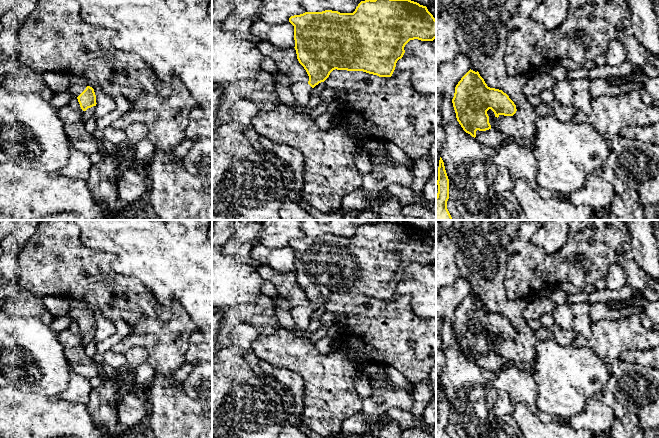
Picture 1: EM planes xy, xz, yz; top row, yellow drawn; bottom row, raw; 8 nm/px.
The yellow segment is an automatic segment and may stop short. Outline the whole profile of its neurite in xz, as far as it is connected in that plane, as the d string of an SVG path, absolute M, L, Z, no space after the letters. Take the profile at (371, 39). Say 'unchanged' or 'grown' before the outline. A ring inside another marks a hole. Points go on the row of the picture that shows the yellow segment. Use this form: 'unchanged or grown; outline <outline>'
grown; outline M365 0L358 4L353 13L332 10L305 12L291 16L289 22L294 26L297 59L309 76L308 82L294 83L291 86L298 107L308 105L312 89L324 82L333 70L363 71L379 77L391 77L410 40L433 41L436 38L436 19L426 6L411 0Z

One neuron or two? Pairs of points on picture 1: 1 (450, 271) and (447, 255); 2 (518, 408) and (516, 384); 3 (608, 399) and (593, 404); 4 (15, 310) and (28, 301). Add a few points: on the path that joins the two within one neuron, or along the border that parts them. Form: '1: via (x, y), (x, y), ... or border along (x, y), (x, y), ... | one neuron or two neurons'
1: via (448, 267), (447, 259) | one neuron
2: border along (514, 402), (524, 402), (537, 415) | two neurons
3: border along (594, 396), (612, 411), (612, 423) | two neurons
4: via (18, 307), (25, 304) | one neuron

